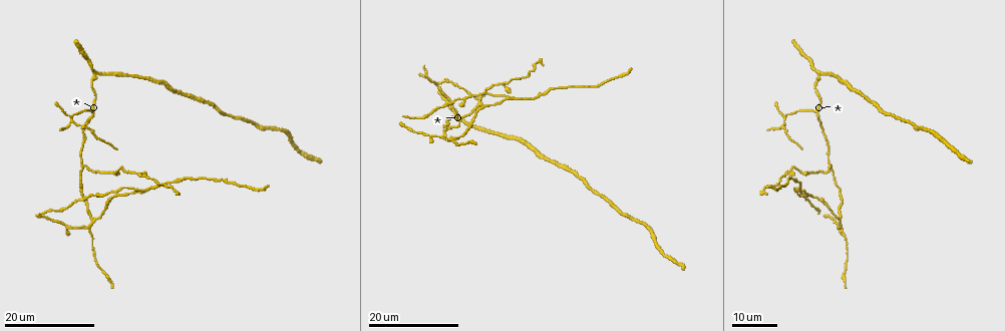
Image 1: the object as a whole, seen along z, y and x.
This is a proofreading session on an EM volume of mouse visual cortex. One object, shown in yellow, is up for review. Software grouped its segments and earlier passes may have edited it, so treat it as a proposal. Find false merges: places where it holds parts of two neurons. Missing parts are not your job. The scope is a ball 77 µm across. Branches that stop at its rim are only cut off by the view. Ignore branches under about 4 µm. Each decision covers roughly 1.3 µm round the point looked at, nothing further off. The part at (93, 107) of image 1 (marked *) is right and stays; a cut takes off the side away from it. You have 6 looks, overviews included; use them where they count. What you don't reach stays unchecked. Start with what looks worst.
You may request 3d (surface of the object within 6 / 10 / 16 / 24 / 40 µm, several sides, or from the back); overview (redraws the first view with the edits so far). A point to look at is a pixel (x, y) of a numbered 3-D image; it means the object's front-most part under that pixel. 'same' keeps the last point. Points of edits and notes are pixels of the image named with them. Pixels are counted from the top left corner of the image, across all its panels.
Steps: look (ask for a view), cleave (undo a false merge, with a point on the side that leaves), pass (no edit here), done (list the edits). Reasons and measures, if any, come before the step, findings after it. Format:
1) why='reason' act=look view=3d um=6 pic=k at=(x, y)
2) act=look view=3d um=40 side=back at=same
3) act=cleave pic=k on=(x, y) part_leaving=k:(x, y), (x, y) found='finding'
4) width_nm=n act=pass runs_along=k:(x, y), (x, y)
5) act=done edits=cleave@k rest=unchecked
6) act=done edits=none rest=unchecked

why='three-way junction' act=look view=3d um=16 pic=1 at=(449, 128)

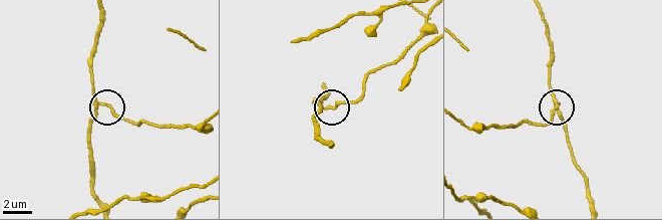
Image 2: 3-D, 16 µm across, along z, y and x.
why='closer look' act=look view=3d um=10 pic=2 at=(103, 104)

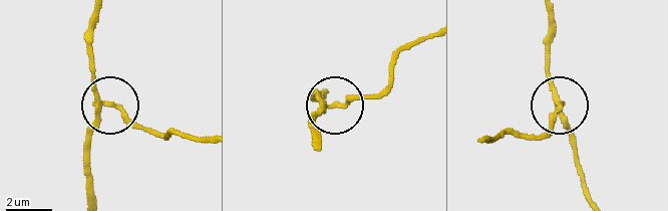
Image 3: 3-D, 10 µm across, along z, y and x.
width_nm=220 act=cleave pic=3 on=(127, 117) part_leaving=3:(98, 100), (114, 102), (163, 135), (206, 135) found='two neurons meet here'

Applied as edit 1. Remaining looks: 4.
why='arms part here' act=look view=3d um=16 pic=1 at=(783, 120)

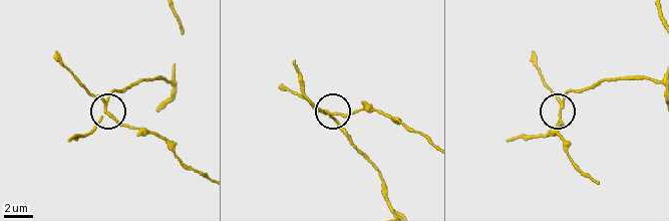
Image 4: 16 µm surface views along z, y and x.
act=look view=3d um=10 pic=4 at=(561, 115)

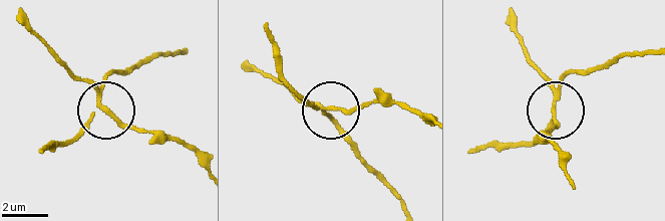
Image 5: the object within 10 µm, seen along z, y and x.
width_nm=140 act=cleave pic=5 on=(117, 126) part_leaving=5:(97, 97), (124, 123), (171, 134), (200, 159) found='a second neuron is stuck on'

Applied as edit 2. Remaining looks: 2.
act=done edits=cleave@3,cleave@5 rest=unchecked

